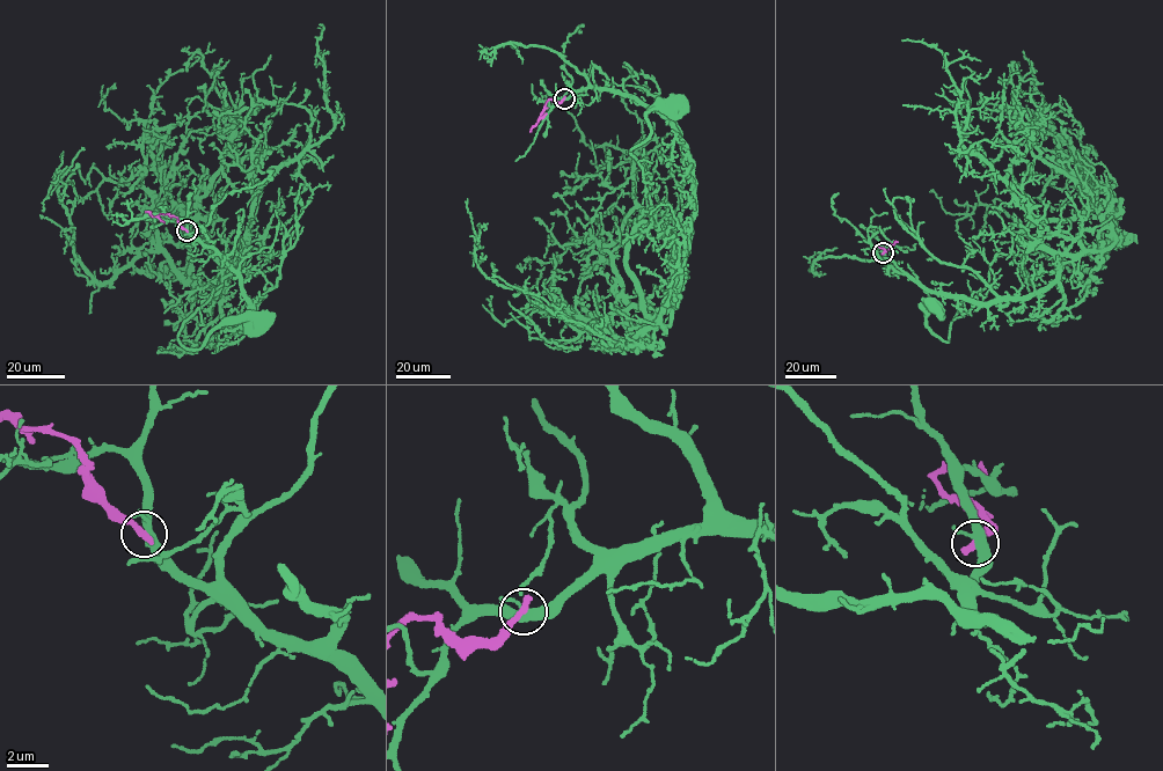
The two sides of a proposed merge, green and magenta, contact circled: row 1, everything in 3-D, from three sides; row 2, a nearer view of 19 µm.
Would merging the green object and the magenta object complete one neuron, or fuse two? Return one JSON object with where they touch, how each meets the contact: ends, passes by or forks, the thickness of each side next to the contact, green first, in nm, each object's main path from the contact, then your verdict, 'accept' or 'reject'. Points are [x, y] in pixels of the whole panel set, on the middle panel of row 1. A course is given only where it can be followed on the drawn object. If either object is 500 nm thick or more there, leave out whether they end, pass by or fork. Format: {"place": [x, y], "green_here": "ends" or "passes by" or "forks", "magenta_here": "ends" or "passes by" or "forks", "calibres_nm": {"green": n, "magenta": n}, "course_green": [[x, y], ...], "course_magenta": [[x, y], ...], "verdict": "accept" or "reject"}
{"place": [564, 98], "green_here": "forks", "magenta_here": "ends", "calibres_nm": {"green": 360, "magenta": 380}, "course_green": [[564, 98], [608, 88], [670, 124], [692, 164], [678, 251], [630, 153], [650, 111], [679, 103]], "course_magenta": [[564, 98], [547, 102], [529, 132]], "verdict": "reject"}

